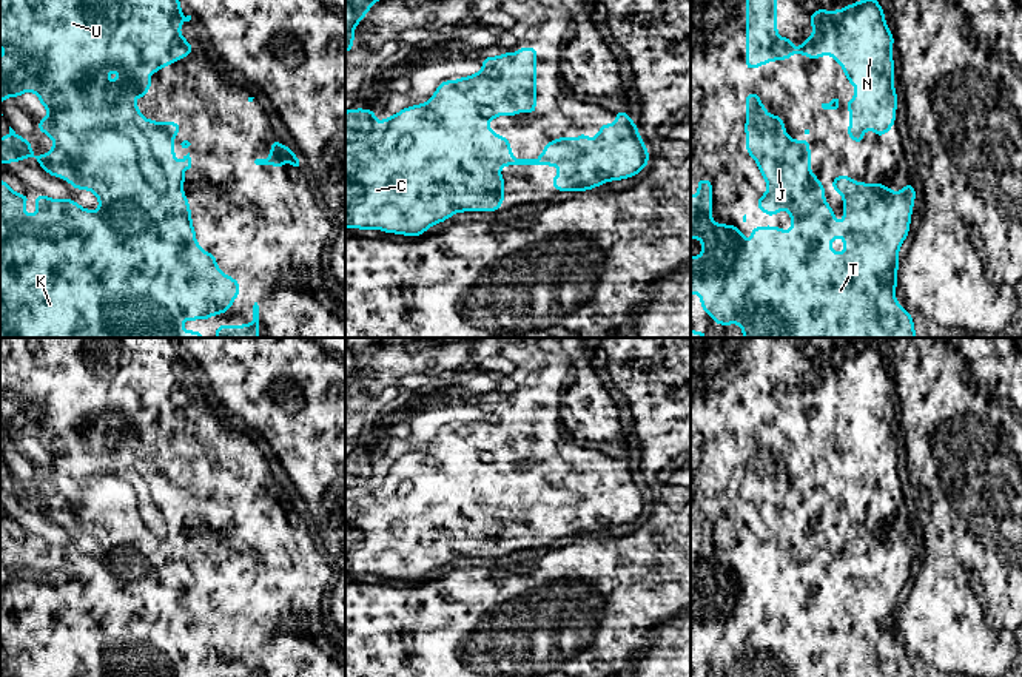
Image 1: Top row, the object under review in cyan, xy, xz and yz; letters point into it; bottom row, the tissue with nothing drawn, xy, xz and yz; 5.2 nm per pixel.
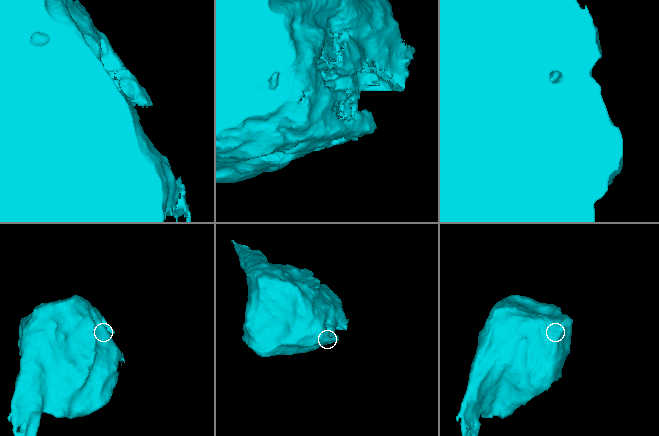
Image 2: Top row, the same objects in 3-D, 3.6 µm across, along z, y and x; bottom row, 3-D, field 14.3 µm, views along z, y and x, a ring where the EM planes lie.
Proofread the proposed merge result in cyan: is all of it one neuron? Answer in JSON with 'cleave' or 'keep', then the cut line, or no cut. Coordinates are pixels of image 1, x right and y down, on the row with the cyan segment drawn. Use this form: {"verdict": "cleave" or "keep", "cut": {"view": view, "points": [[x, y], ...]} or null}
{"verdict": "keep", "cut": null}

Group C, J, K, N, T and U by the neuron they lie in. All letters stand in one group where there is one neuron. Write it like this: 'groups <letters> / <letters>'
groups C J K N T U

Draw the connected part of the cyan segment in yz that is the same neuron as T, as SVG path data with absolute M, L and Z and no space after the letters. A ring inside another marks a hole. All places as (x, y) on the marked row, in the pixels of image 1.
M760 91L757 93L748 93L746 94L746 153L752 156L758 165L758 170L761 171L763 177L768 182L768 193L765 196L760 196L757 199L755 210L765 211L768 216L775 216L782 208L789 210L789 216L792 219L792 231L785 233L780 227L752 227L752 253L746 253L746 241L735 225L721 225L721 224L712 224L712 182L711 179L698 179L697 188L701 191L700 196L691 196L691 241L697 236L701 237L703 242L703 253L701 258L691 256L691 293L697 295L697 291L701 291L701 307L703 312L708 313L718 325L728 325L734 322L740 322L743 325L743 338L916 338L914 333L914 322L906 308L902 308L894 296L894 288L897 285L897 251L905 241L905 237L909 233L909 217L913 214L913 204L916 197L916 190L913 182L900 187L905 191L903 193L891 193L889 188L883 184L859 184L854 182L848 174L843 176L832 176L832 194L837 196L839 193L843 194L843 207L845 207L845 219L840 225L834 222L834 213L832 207L826 205L823 202L825 197L825 188L822 185L822 179L817 176L812 176L809 173L811 170L811 159L809 159L809 140L789 140L788 131L783 130L783 117L782 116L768 116L766 106L761 105L758 100ZM842 234L845 237L845 256L840 258L837 253L834 253L829 248L831 241Z

